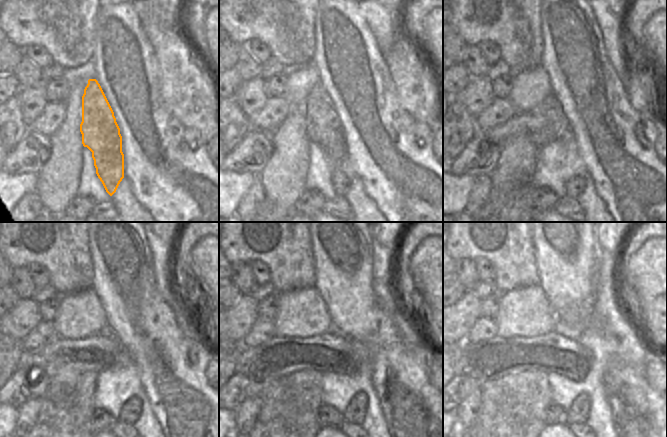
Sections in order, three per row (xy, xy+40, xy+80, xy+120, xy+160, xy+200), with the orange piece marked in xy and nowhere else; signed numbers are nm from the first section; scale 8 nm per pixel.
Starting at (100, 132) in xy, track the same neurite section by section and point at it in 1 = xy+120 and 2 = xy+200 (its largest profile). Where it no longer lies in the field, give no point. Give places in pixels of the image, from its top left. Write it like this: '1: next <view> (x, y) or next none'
1: next xy+120 (130, 411)
2: next xy+200 (580, 409)

